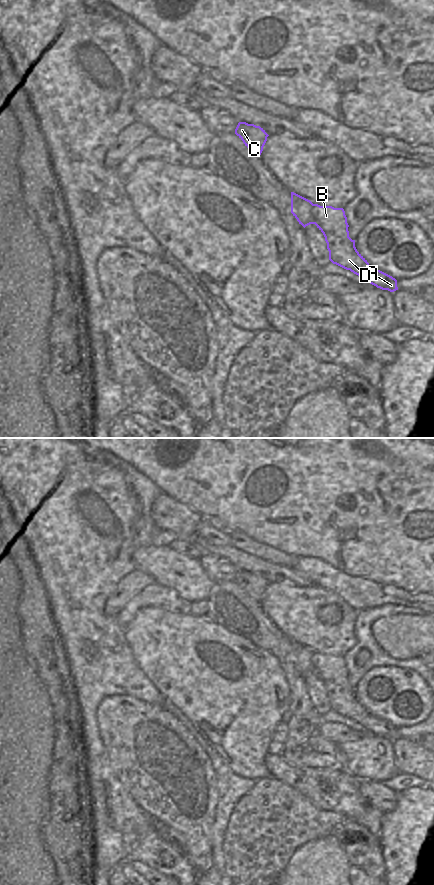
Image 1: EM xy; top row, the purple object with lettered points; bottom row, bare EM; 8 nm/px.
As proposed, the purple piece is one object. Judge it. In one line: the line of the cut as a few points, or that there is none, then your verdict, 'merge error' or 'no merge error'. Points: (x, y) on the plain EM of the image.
xy (312, 652), (311, 662), (315, 671) | merge error

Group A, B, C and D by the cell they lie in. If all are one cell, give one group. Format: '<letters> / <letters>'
A B D / C

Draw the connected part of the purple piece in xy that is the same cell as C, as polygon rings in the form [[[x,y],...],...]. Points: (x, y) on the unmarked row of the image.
[[[239,570],[235,582],[243,589],[245,594],[261,603],[263,595],[269,584],[263,576],[246,570]]]

